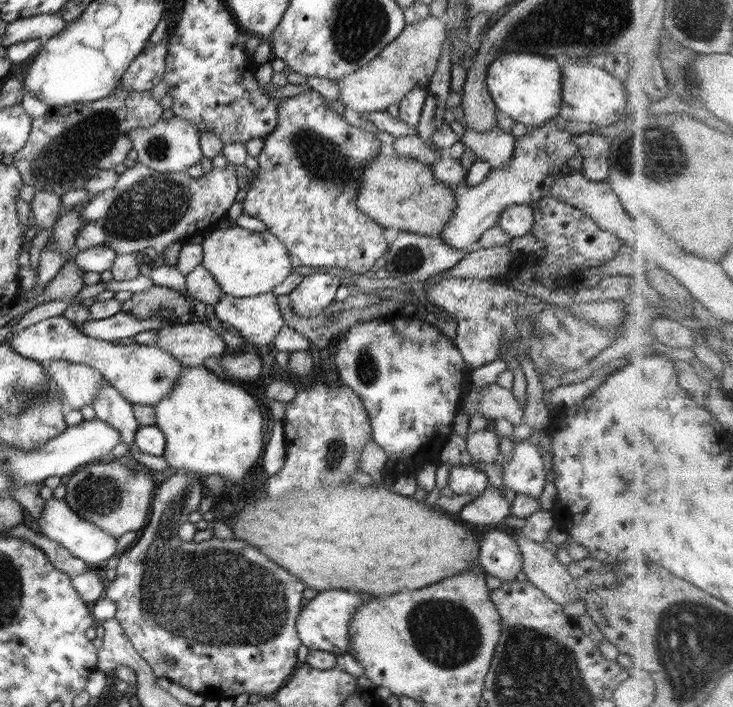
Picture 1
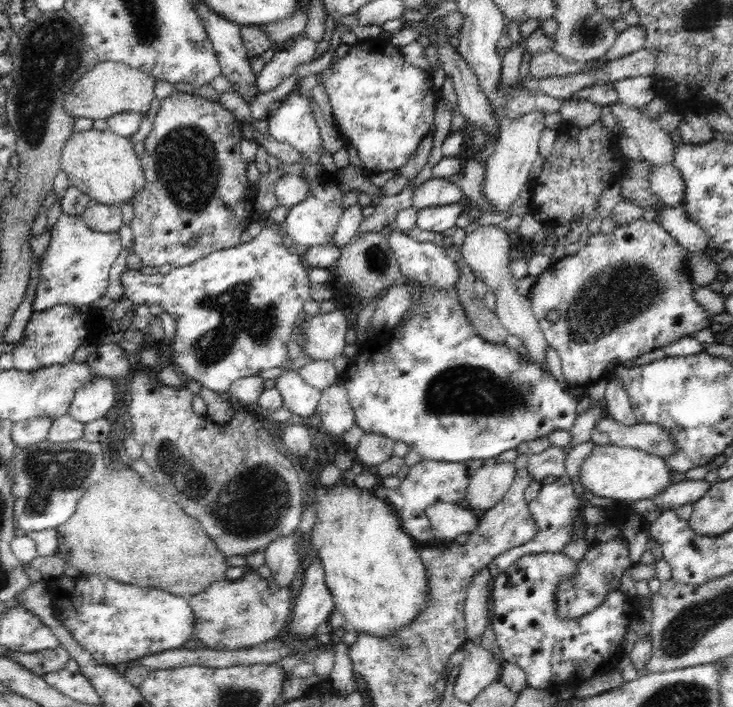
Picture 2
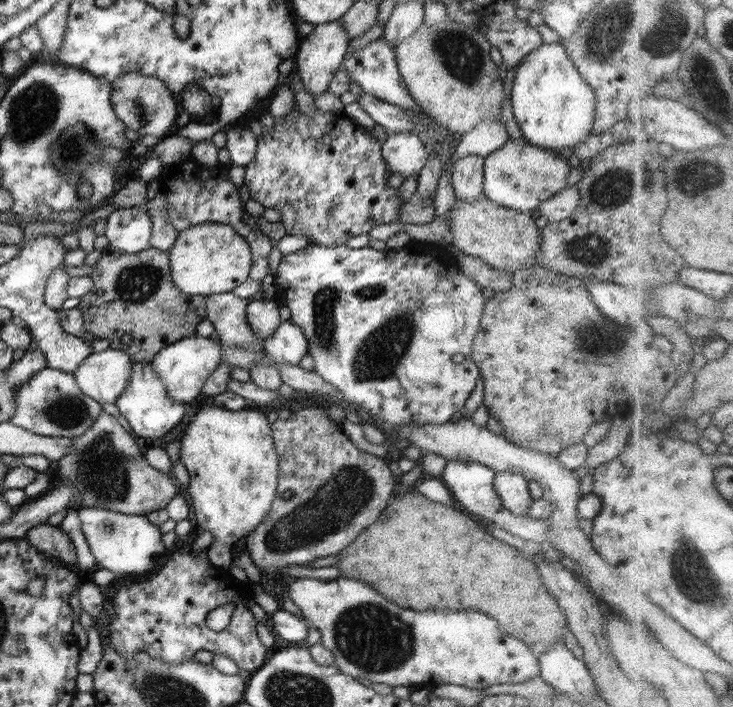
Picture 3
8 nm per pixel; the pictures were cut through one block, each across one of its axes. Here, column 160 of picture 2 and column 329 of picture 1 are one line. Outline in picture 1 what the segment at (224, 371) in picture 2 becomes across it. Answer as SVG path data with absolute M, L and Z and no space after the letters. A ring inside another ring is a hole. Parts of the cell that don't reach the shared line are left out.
M314 273L305 276L302 282L288 294L296 316L312 318L323 314L333 305L336 290L341 280L336 275Z

